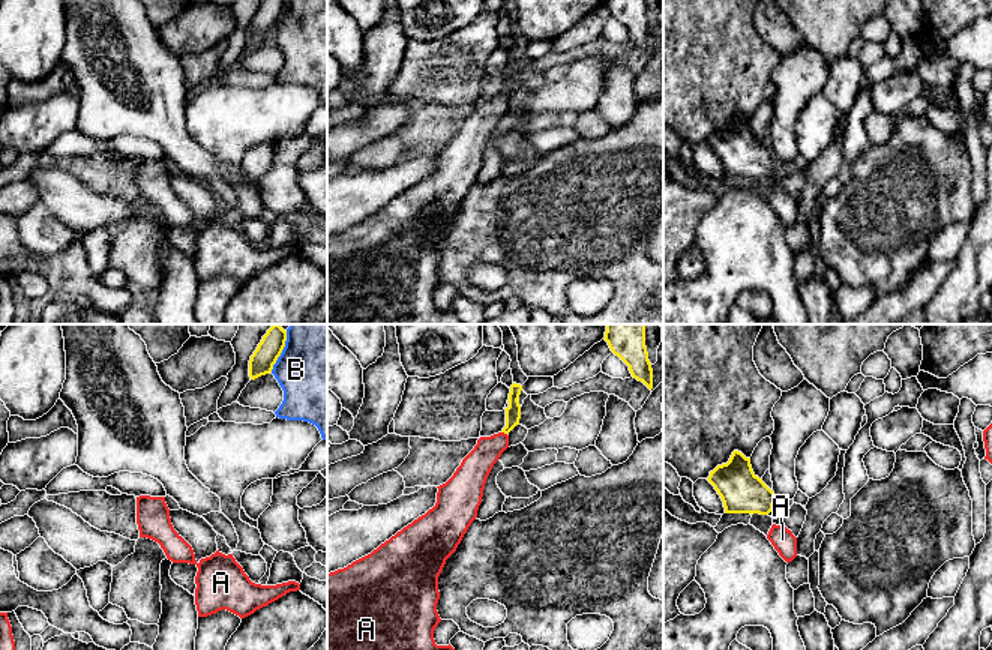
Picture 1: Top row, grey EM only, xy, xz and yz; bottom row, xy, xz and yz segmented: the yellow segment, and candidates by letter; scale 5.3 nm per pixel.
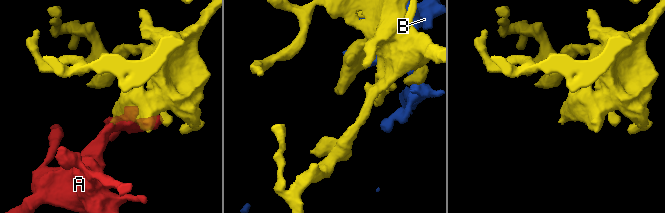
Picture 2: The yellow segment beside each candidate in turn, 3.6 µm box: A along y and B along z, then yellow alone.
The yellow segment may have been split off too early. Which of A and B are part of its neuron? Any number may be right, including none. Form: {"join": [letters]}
{"join": ["A"]}

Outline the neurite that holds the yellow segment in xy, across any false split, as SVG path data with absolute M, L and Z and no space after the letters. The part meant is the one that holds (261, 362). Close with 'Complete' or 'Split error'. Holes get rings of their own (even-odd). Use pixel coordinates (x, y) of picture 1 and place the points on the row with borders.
M273 324L267 330L249 360L251 380L272 372L273 365L285 347L285 341L287 330L284 330L279 324Z. Complete

